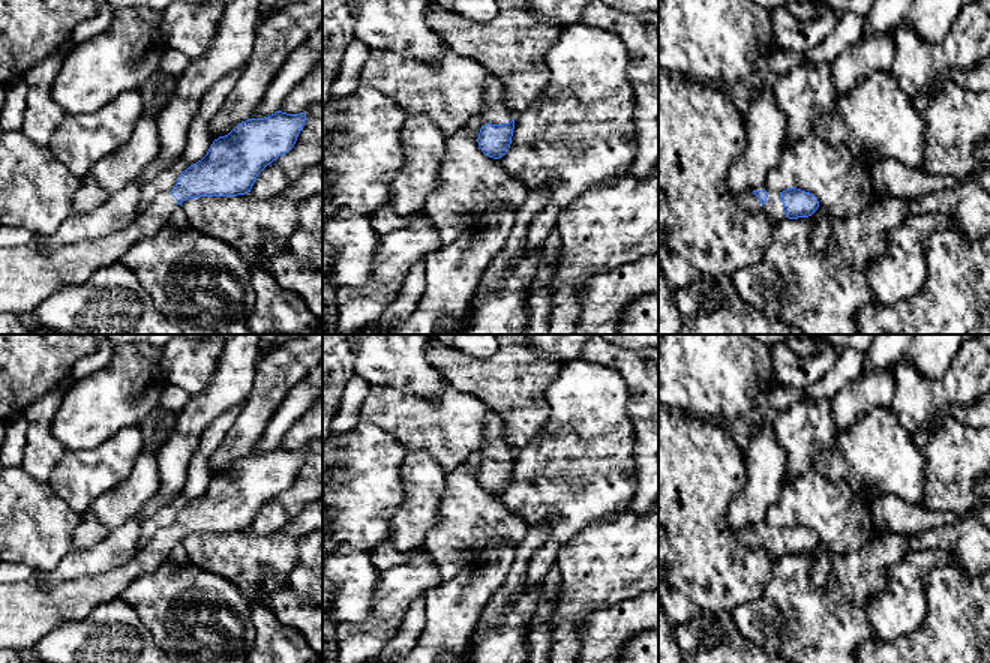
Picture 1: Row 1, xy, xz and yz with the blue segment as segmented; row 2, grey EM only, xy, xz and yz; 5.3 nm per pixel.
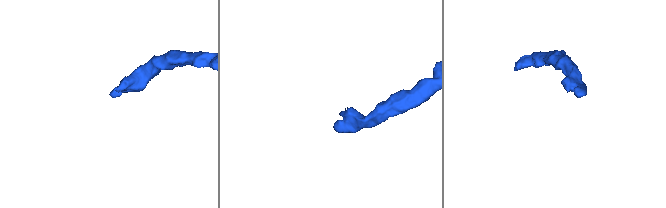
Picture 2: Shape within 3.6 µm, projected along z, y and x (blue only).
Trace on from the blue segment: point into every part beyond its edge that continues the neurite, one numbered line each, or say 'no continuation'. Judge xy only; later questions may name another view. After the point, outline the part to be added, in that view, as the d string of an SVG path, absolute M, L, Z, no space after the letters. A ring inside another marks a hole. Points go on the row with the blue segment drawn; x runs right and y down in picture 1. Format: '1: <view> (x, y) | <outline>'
1: xy (27, 278) | M160 192L135 222L110 236L74 242L50 254L39 252L32 243L0 248L0 312L12 312L20 316L36 309L56 291L64 286L81 285L98 268L118 262L120 256L141 238L156 236L178 216L178 212L180 204L171 192Z

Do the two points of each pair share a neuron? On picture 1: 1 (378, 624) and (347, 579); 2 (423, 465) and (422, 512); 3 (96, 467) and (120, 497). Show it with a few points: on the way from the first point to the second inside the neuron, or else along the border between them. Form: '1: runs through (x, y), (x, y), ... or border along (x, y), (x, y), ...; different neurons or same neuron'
1: border along (378, 576), (371, 615), (362, 623), (338, 624); different neurons
2: runs through (422, 477), (422, 500); same neuron
3: border along (135, 459), (131, 473), (102, 492), (89, 509); different neurons

